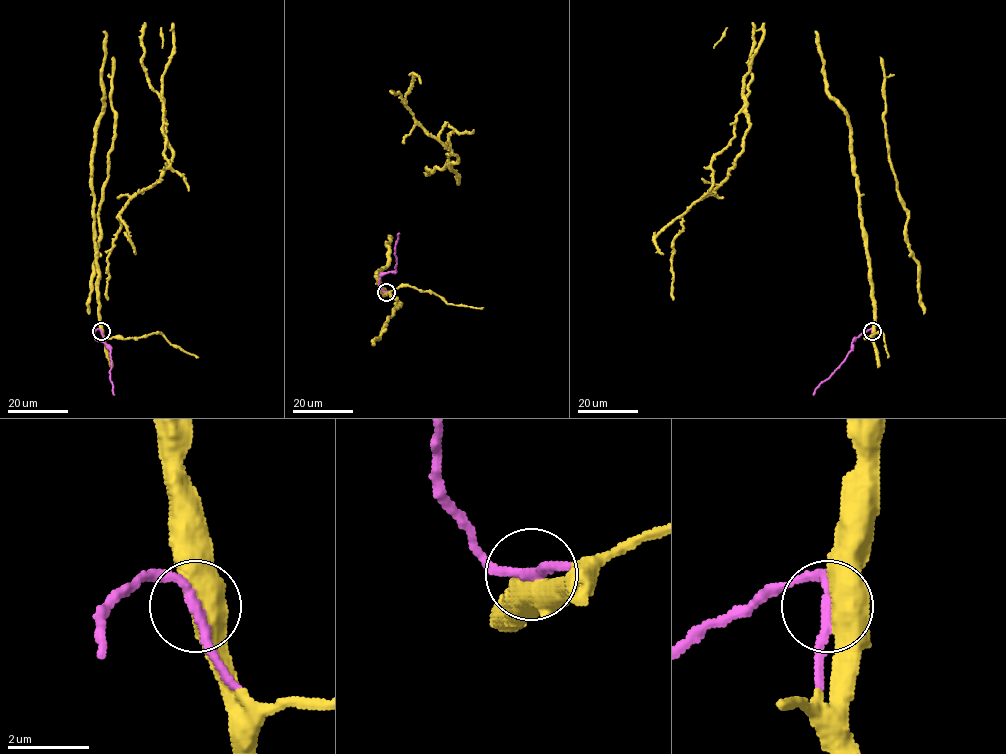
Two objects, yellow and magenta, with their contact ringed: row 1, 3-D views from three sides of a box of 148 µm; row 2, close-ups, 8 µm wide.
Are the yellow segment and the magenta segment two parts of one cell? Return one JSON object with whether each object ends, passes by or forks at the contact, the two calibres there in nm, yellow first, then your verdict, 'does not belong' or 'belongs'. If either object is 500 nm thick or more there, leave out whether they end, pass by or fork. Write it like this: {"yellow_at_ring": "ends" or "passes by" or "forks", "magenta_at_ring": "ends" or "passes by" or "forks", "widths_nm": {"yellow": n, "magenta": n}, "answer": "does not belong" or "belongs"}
{"widths_nm": {"yellow": 550, "magenta": 240}, "answer": "belongs"}

